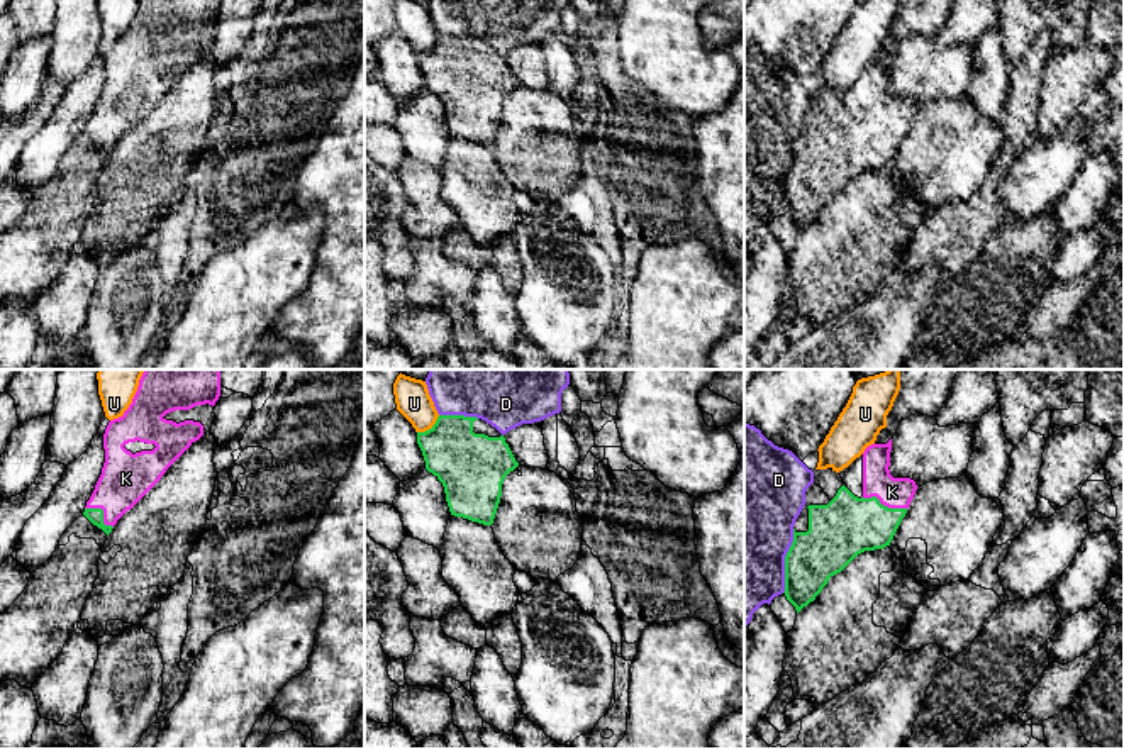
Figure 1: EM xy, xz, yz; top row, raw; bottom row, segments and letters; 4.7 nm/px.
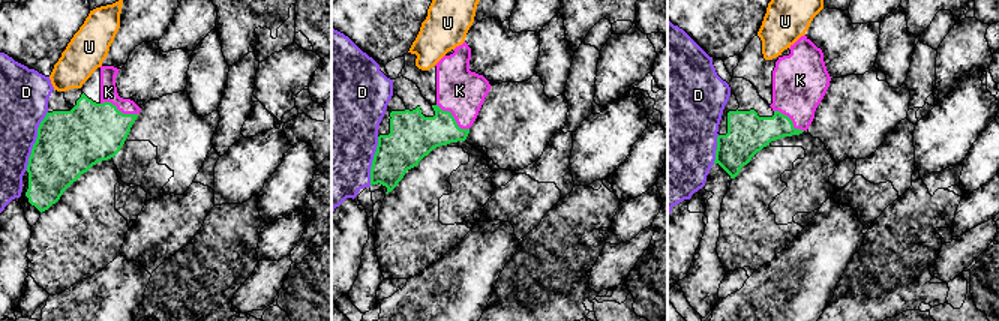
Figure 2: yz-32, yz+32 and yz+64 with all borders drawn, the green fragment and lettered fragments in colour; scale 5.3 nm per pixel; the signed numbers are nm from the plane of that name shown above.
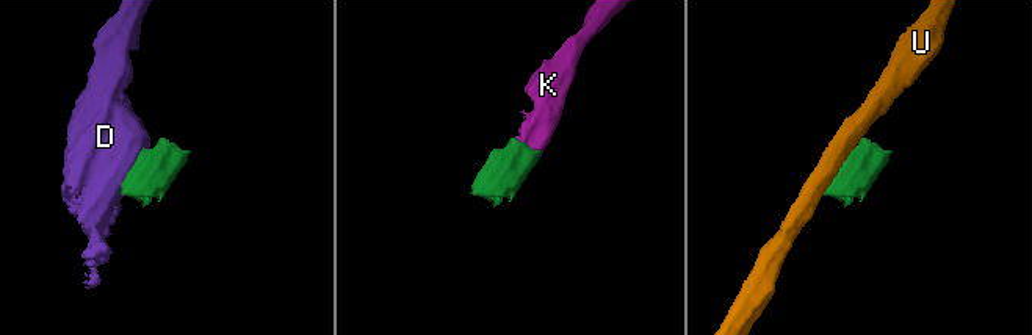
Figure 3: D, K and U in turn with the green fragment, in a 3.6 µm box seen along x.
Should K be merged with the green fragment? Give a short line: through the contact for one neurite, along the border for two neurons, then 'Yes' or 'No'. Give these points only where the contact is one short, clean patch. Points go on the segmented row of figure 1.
Line: yz (848, 526), (865, 524), (884, 505), (892, 492). Yes

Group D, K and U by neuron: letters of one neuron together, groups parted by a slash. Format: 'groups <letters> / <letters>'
groups D / K / U

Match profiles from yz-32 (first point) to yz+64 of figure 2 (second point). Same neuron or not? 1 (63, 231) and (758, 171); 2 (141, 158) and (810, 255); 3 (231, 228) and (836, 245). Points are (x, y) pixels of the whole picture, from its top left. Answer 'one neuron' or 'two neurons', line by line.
1: one neuron
2: two neurons
3: two neurons

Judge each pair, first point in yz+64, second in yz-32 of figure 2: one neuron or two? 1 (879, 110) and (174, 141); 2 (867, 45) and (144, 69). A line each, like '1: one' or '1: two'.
1: one
2: one

